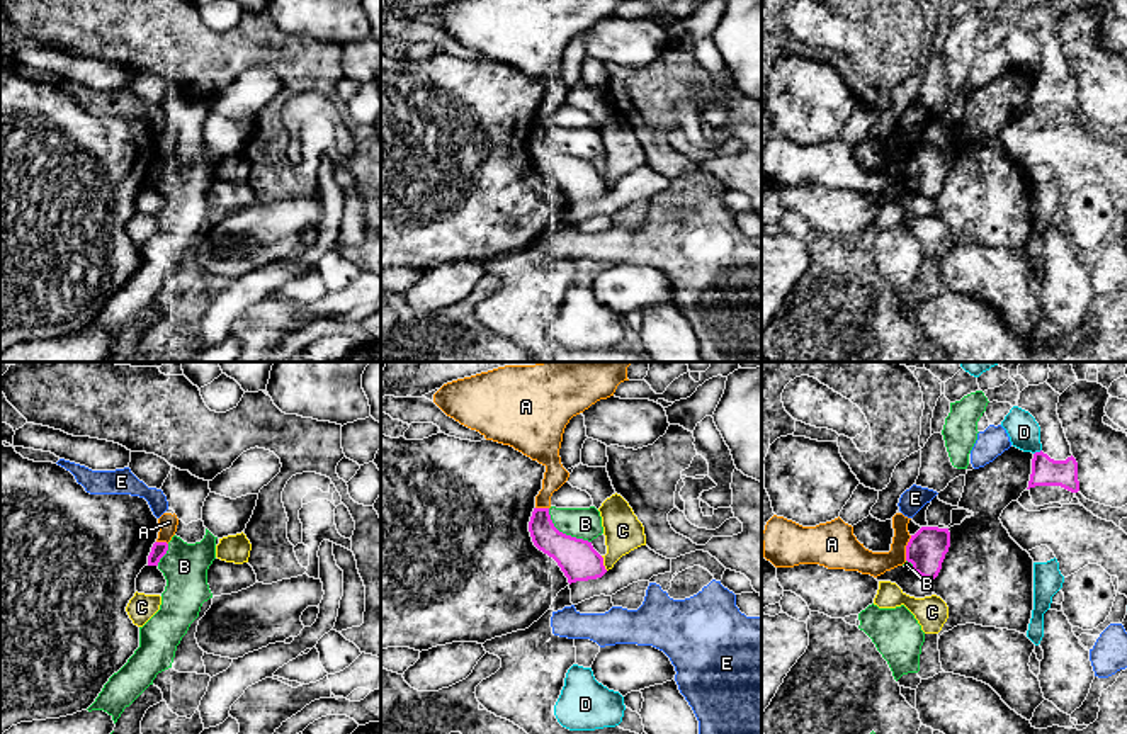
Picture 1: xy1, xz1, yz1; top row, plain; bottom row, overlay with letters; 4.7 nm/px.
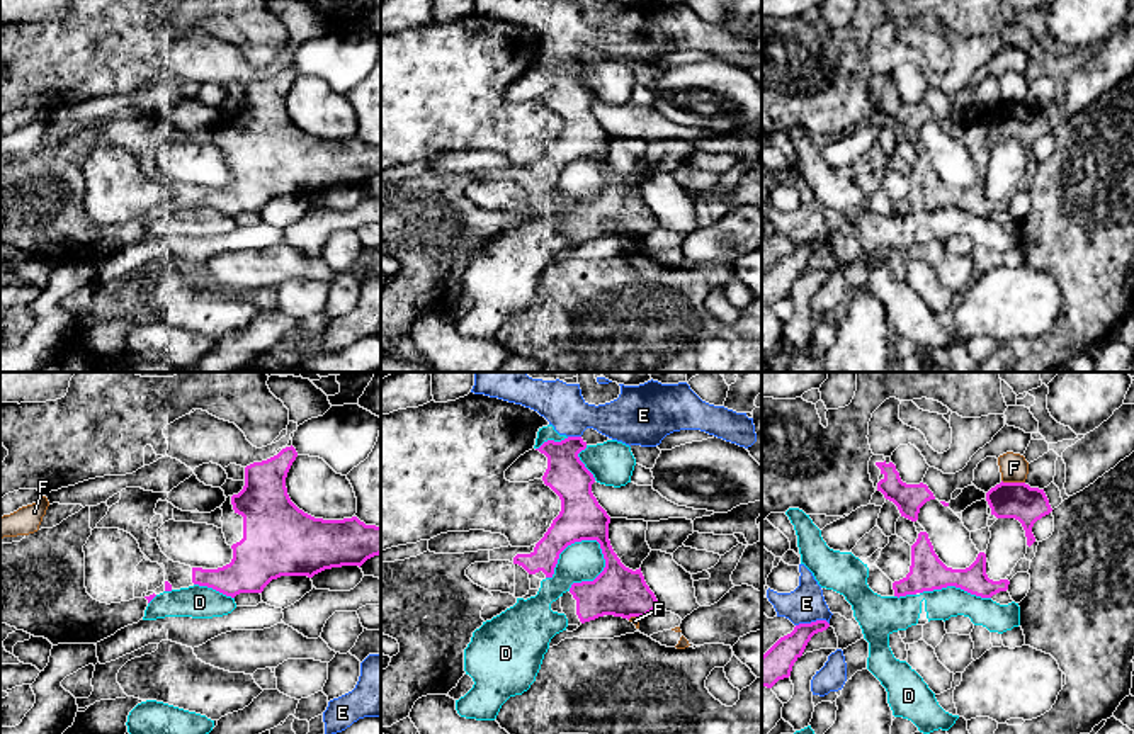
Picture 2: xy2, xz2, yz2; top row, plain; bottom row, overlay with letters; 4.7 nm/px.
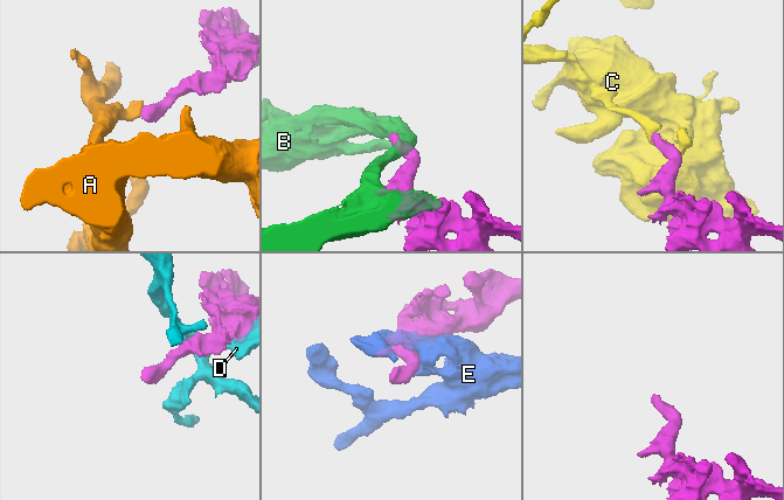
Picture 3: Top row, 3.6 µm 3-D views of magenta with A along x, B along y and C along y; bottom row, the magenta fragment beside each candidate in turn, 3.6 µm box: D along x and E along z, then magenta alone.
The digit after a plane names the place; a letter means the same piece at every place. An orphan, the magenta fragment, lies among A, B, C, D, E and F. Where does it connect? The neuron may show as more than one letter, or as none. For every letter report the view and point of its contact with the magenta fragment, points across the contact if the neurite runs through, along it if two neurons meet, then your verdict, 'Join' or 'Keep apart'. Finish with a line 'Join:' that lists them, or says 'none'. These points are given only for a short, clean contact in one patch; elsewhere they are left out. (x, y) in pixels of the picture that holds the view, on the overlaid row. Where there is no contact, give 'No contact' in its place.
A: Touches magenta at yz1 (906, 547). Keep apart
B: Touches magenta at xz1 (565, 534). Keep apart
C: Touches magenta at xz1 (602, 563). Boundary: xz1 (600, 556), (607, 570). Keep apart
D: Touches magenta at xz2 (566, 546). Keep apart
E: Touches magenta at yz2 (811, 622). Keep apart
F: Touches magenta at yz2 (1014, 483). Keep apart
Join: none

